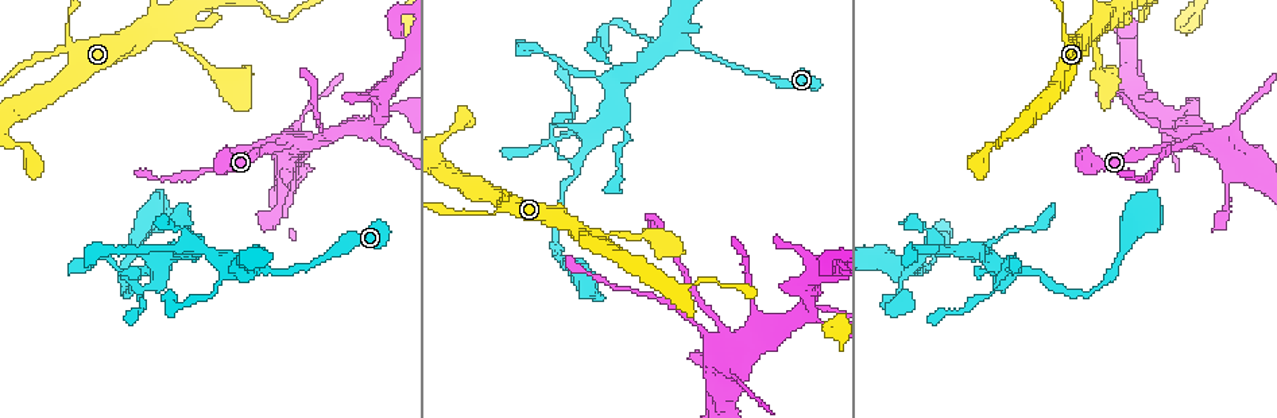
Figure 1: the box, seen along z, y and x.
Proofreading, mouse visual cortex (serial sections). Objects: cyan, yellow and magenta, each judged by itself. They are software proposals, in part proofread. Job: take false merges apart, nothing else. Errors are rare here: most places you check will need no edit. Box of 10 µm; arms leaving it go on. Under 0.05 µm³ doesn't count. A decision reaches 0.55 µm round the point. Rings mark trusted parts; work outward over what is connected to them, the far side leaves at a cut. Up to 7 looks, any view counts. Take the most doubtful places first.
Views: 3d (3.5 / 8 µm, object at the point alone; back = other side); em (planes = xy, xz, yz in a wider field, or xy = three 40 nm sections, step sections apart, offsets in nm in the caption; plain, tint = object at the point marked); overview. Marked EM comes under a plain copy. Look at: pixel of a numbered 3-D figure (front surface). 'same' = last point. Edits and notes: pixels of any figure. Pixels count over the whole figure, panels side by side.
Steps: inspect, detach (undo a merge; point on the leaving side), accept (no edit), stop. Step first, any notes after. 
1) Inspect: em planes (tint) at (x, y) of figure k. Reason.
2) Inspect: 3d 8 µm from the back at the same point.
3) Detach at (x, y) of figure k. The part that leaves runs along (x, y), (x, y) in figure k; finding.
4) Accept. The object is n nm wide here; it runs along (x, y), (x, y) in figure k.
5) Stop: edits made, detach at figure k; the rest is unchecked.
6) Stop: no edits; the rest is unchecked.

Inspect: 3d 3.5 µm at (300, 141) of figure 1. Four or more arms meet.

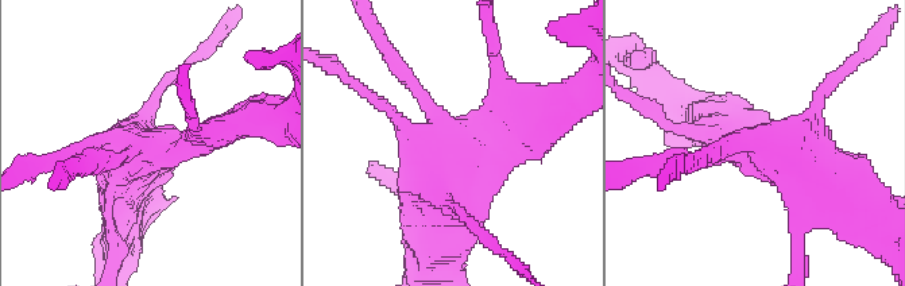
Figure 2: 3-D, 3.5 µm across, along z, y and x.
Inspect: em xy step 5 (tint) at (146, 146) of figure 2.

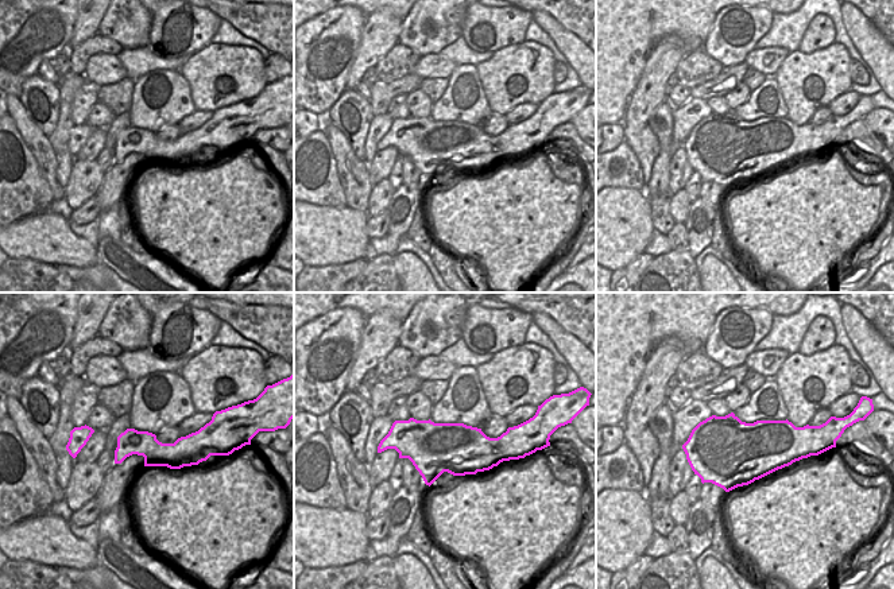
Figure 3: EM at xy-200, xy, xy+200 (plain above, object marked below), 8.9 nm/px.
Accept. It runs along (395, 66), (457, 138), (523, 111) in figure 2; continuous, no second cell.

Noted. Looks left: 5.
Inspect: 3d 3.5 µm from the back at (798, 310) of figure 1. A narrow waist.

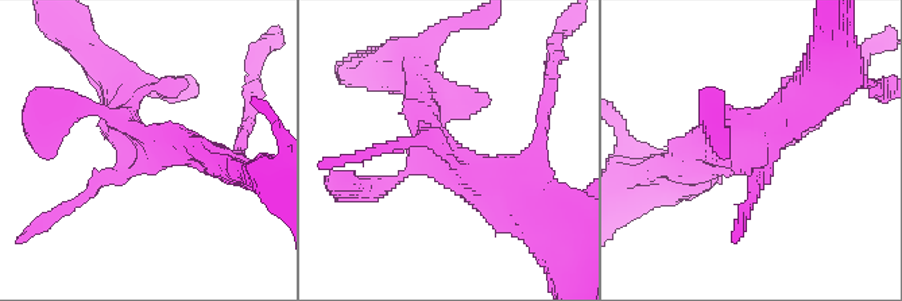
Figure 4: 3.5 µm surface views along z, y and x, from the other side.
Inspect: em xy step 3 (tint) at (143, 139) of figure 4.

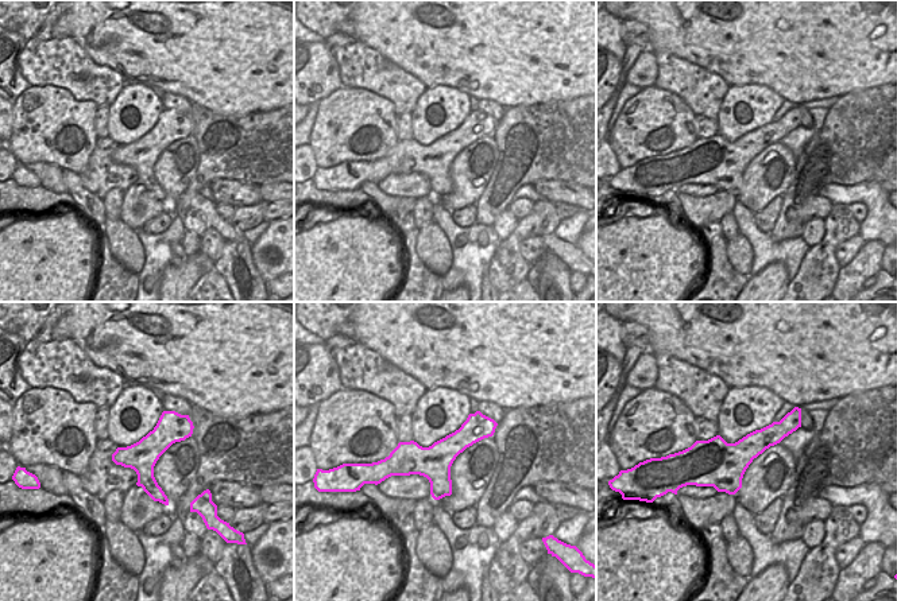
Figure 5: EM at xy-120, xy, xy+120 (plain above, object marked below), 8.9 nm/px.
Accept. All the same cell.

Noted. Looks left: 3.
Inspect: 3d 3.5 µm from the back at (592, 139) of figure 1. Sudden change in width.

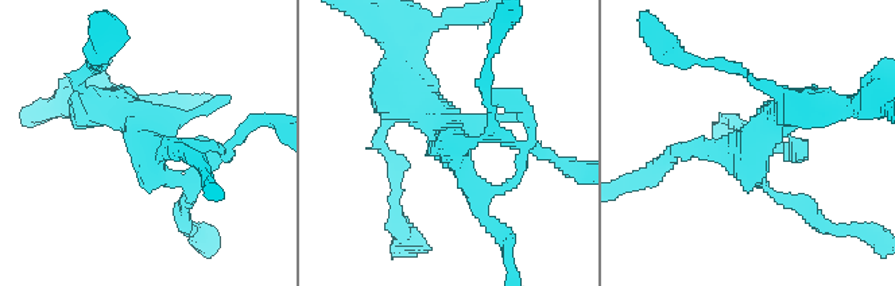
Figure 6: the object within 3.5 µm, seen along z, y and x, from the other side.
Inspect: em planes (tint) at (452, 146) of figure 6.

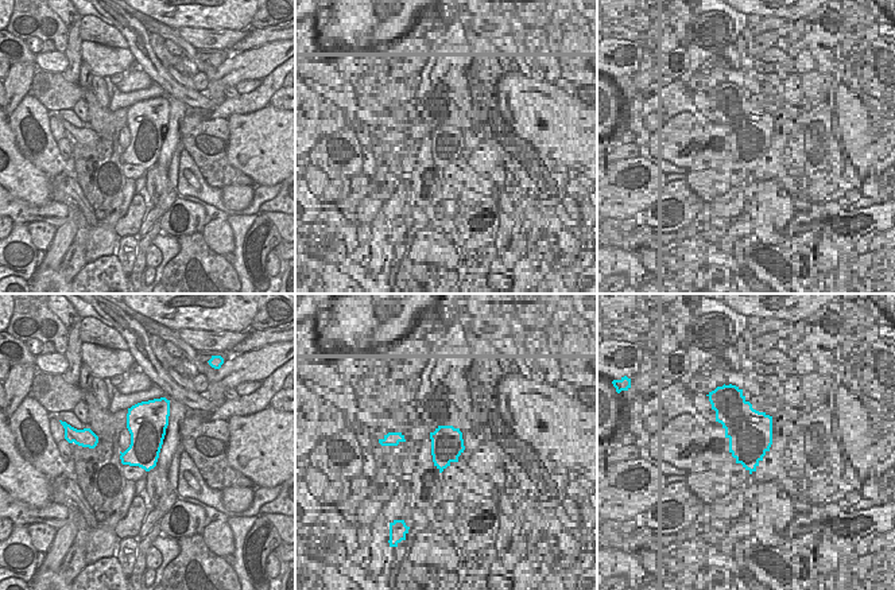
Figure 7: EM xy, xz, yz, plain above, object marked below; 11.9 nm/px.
Accept. It runs along (410, 87), (494, 224) in figure 6; one cell here.

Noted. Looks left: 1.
Stop: no edits; the rest is unchecked.

